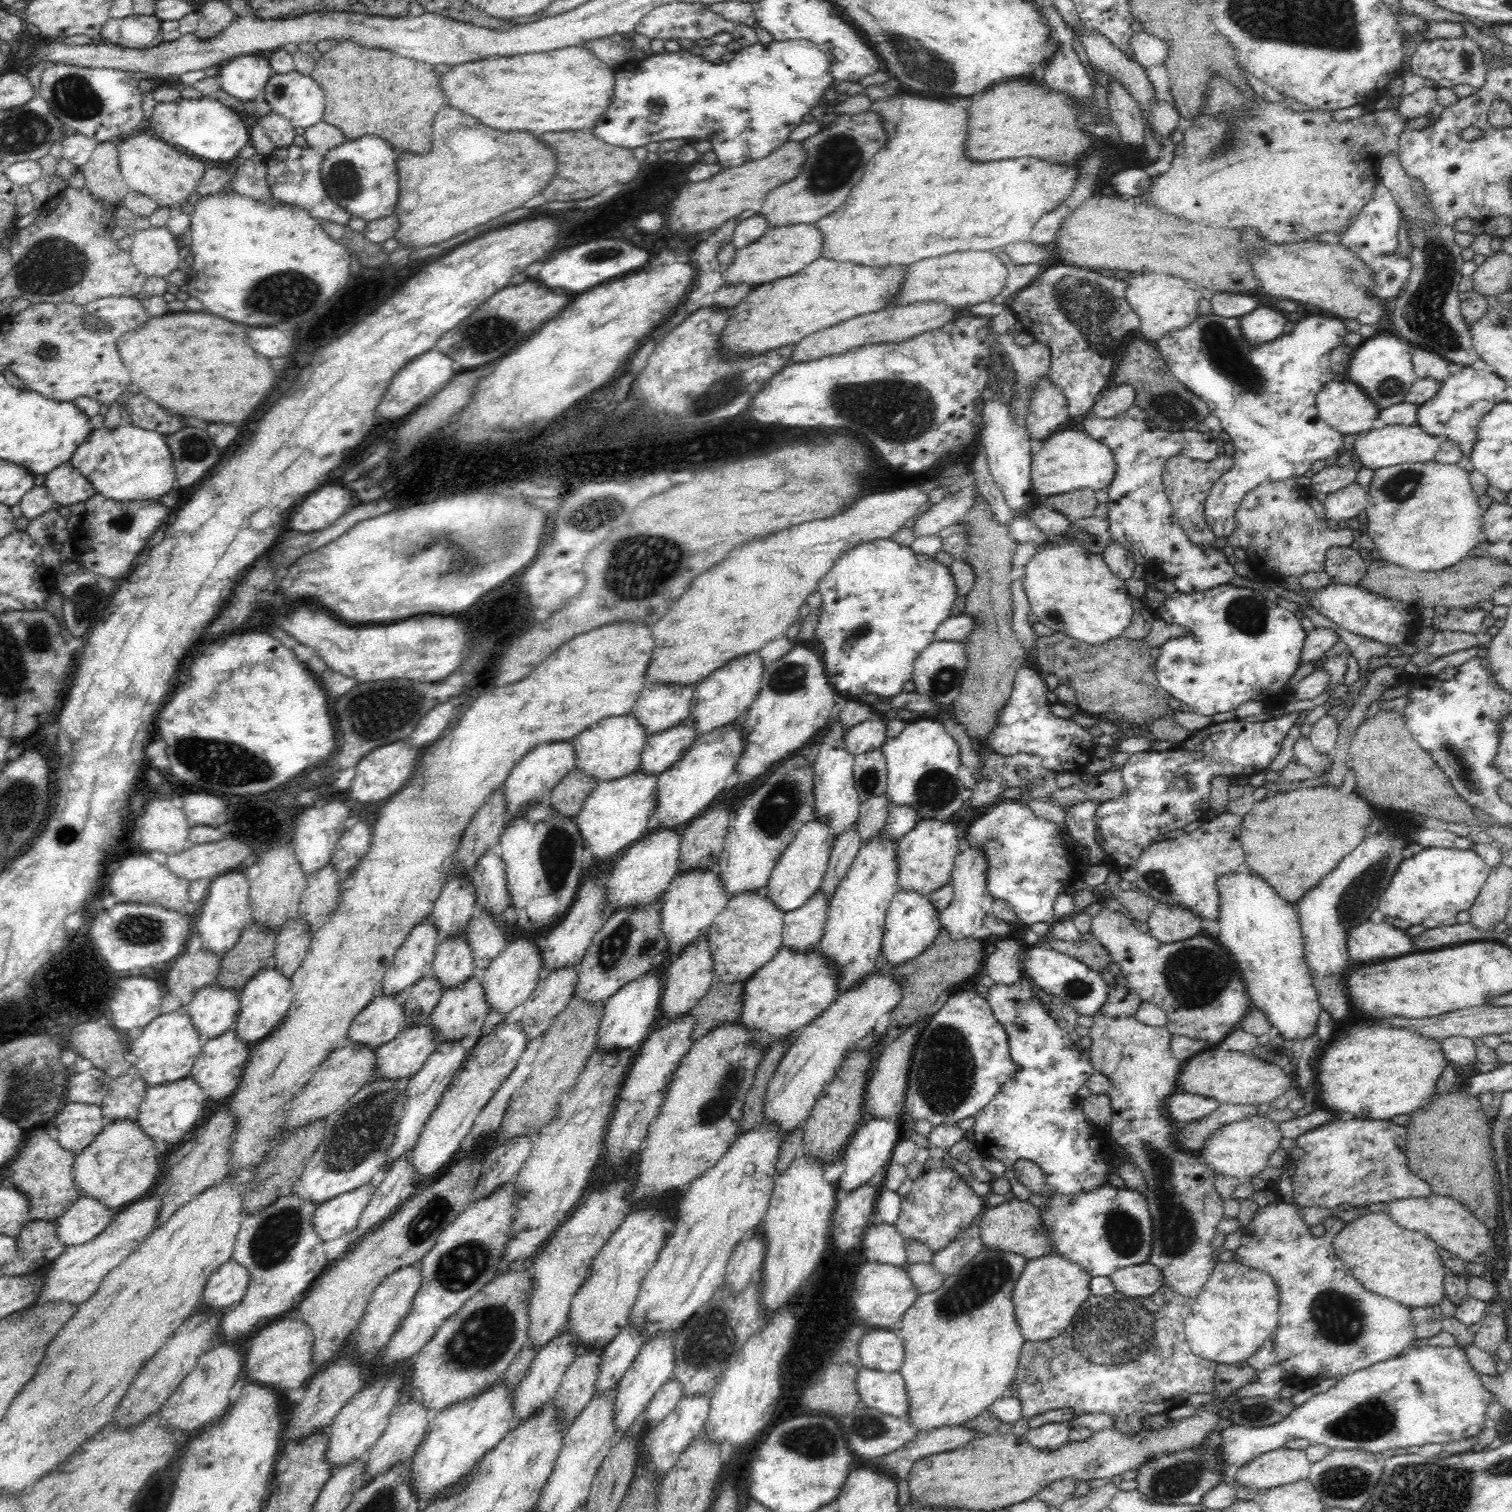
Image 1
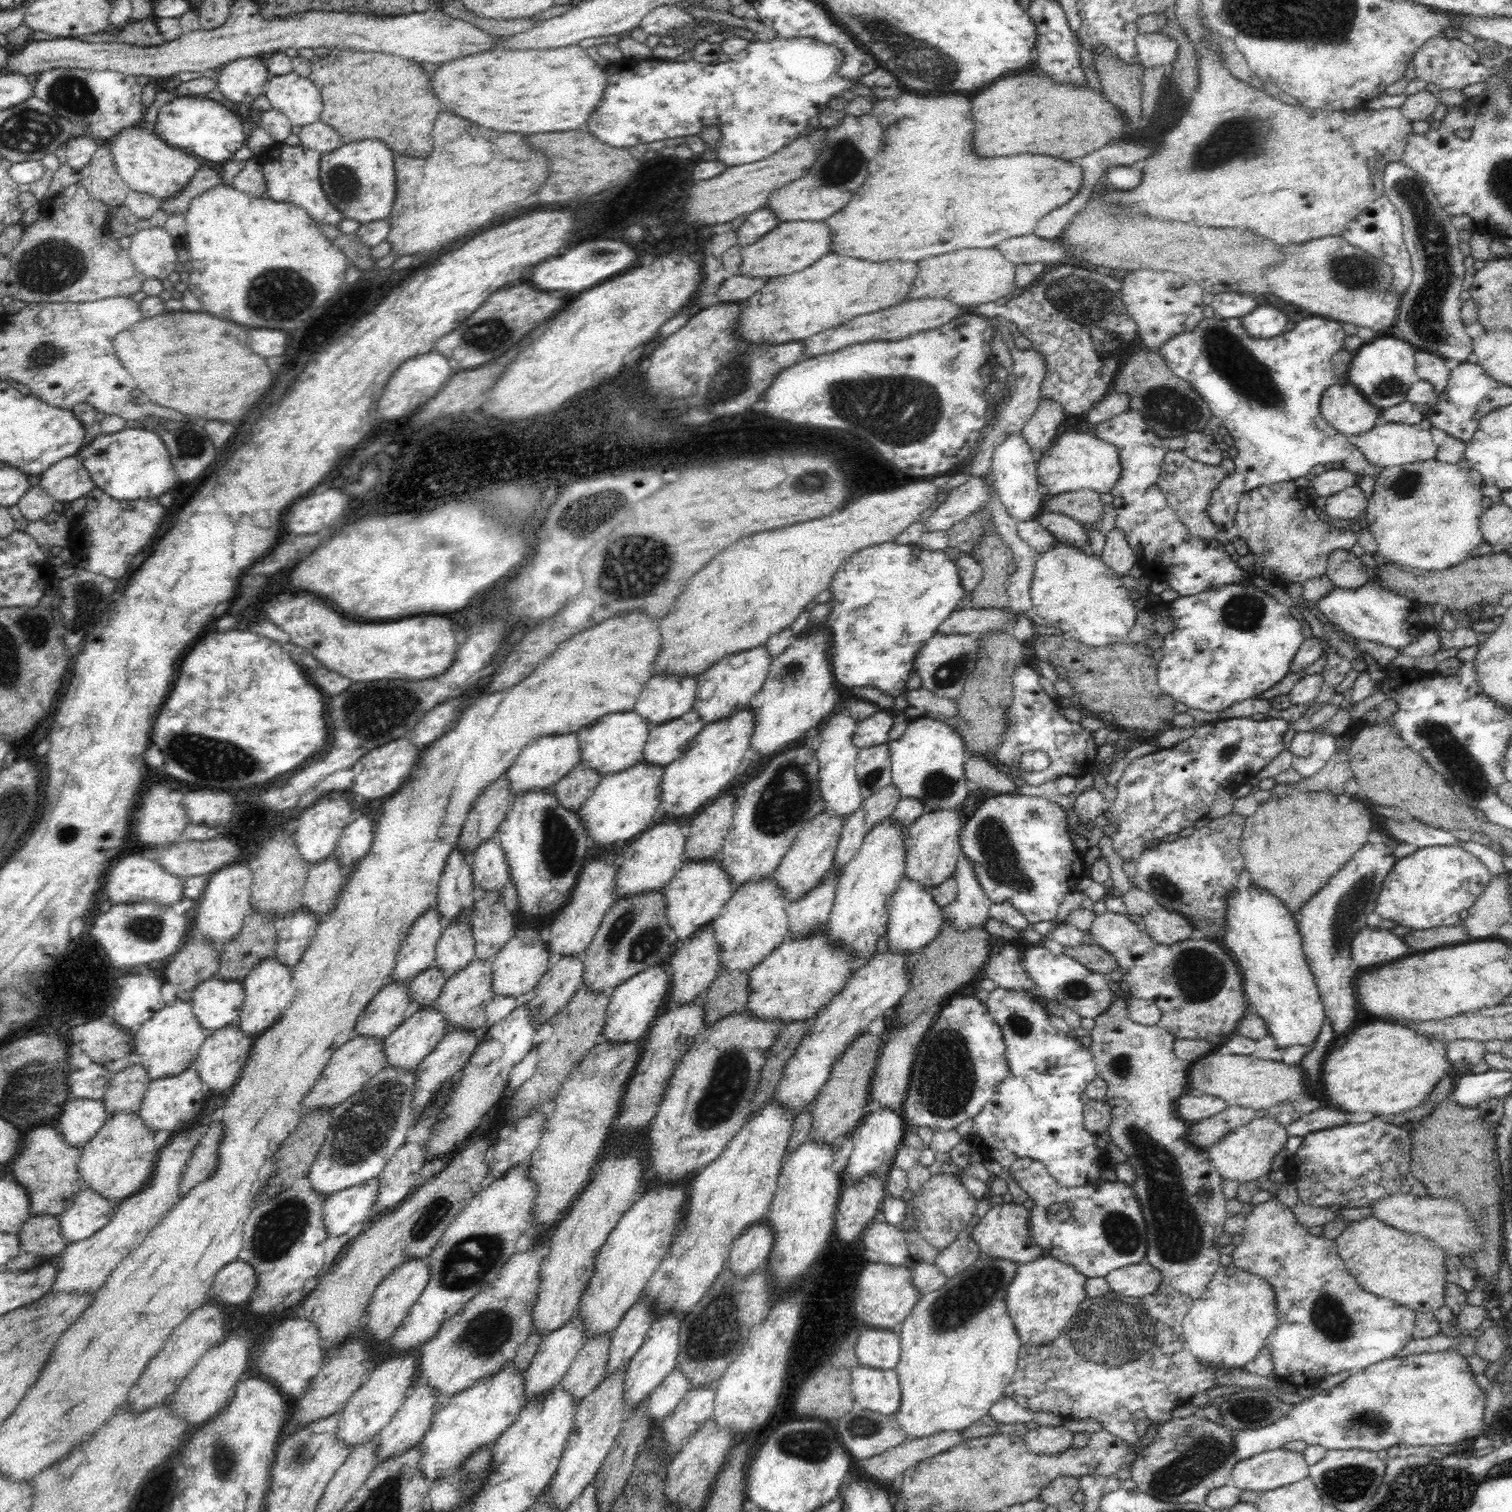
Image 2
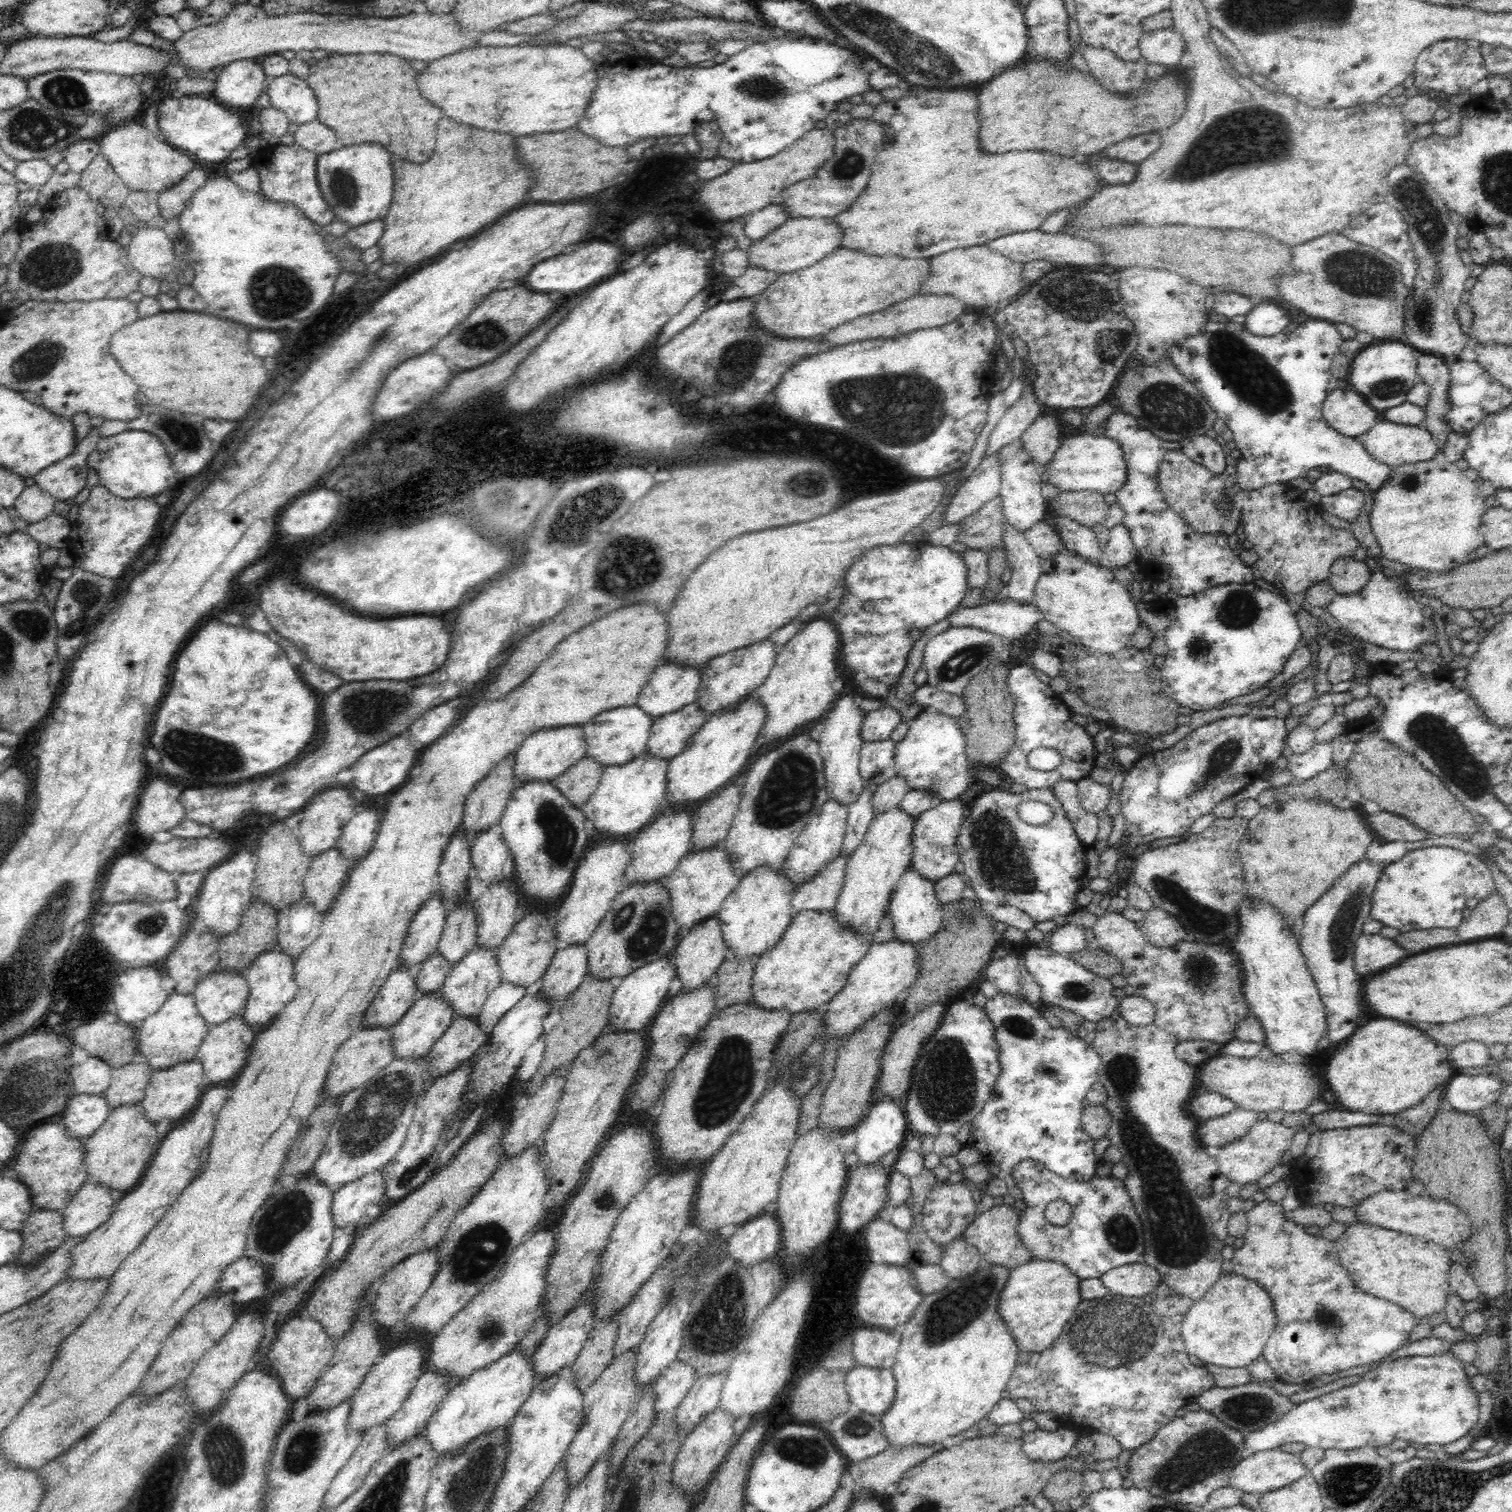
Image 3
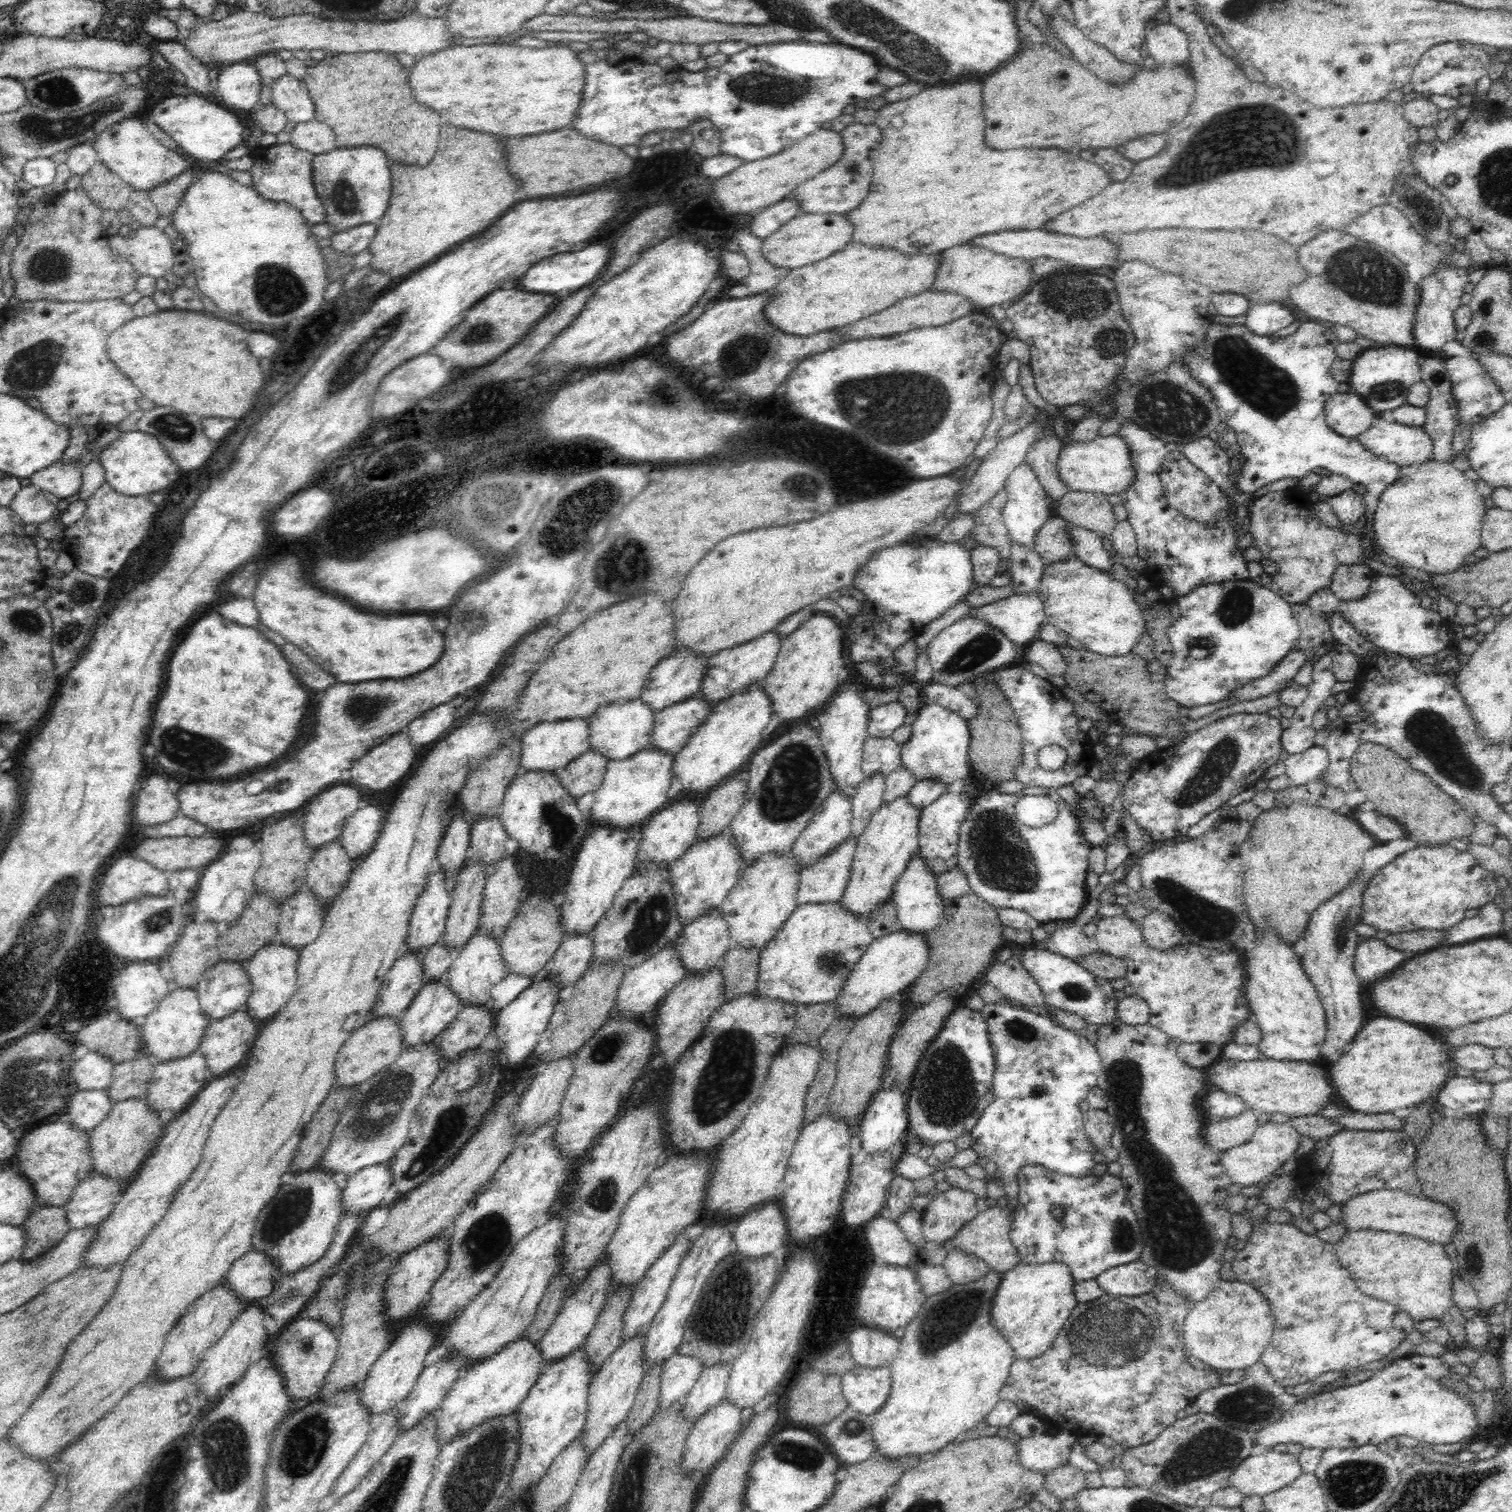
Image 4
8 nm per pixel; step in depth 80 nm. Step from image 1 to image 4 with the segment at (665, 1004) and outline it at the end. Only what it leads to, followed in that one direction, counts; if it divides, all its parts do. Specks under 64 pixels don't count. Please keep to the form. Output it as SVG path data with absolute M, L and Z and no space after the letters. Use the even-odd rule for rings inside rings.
M719 909L700 915L683 929L680 961L686 975L704 974L719 964L732 945L731 931Z

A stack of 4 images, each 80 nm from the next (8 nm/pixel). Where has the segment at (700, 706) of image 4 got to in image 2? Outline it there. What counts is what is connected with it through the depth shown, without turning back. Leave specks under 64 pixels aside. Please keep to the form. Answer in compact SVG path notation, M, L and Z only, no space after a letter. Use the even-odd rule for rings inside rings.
M694 708L663 725L651 726L643 750L644 760L665 768L668 763L688 750L692 739L702 728L704 723Z

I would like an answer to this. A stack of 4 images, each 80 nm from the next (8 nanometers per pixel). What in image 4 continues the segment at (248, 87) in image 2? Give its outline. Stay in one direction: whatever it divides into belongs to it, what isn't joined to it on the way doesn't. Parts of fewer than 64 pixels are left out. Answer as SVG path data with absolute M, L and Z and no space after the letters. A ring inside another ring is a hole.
M251 61L228 65L217 76L215 92L218 100L226 108L254 110L260 103L260 90L264 84Z

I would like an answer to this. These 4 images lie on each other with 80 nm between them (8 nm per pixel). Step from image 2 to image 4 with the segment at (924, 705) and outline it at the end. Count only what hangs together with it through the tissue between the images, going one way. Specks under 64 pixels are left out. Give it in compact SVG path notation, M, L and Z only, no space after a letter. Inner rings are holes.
M931 683L923 688L923 694L919 694L921 703L932 702L942 707L956 711L962 719L978 716L978 705L973 696L963 688L954 688L938 683Z

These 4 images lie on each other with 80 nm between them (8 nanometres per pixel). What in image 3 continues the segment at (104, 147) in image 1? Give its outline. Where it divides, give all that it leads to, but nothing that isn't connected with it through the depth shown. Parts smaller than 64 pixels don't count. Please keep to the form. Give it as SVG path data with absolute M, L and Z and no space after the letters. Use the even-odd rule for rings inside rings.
M101 154L96 155L88 168L81 172L78 186L113 213L124 206L127 196L132 192L122 183L109 160Z

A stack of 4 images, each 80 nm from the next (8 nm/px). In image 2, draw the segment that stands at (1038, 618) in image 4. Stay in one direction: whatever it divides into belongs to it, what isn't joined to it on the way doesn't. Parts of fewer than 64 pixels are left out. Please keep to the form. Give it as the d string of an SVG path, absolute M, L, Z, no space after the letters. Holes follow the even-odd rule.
M976 608L957 609L938 628L942 635L1002 632L1006 626L1014 627L1018 620L1010 608L1006 610L977 610Z

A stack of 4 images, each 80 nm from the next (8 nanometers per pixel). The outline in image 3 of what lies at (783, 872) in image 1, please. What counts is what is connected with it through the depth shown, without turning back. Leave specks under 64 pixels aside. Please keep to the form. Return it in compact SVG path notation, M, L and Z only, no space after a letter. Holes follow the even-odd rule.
M829 798L820 812L813 814L808 820L802 833L796 838L789 850L788 857L782 864L784 873L788 875L788 879L794 885L794 890L800 883L811 879L820 870L824 870L834 858L841 854L842 842L844 842L847 830L848 813L849 808Z

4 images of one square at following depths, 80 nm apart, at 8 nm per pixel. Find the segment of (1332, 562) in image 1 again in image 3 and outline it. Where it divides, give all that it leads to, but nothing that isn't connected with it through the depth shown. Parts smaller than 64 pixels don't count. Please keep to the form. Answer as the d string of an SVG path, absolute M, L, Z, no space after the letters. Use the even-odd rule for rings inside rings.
M1338 558L1330 568L1328 581L1337 594L1358 594L1368 584L1372 572L1365 561Z

